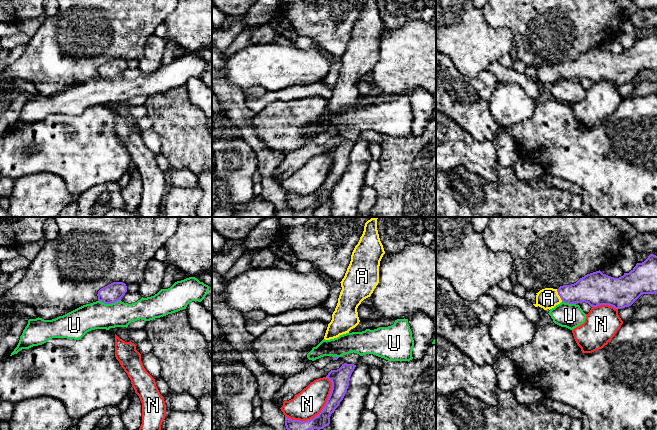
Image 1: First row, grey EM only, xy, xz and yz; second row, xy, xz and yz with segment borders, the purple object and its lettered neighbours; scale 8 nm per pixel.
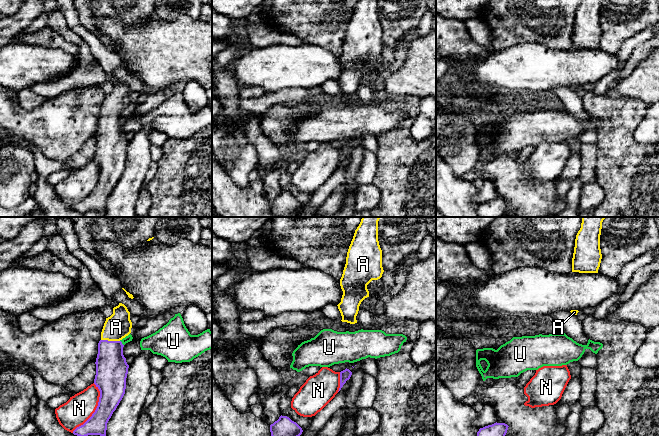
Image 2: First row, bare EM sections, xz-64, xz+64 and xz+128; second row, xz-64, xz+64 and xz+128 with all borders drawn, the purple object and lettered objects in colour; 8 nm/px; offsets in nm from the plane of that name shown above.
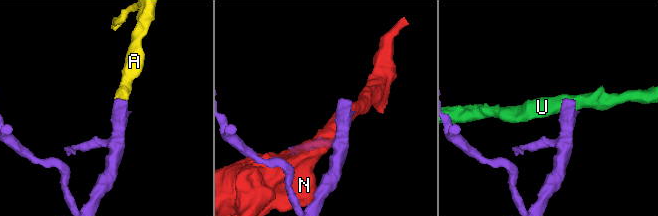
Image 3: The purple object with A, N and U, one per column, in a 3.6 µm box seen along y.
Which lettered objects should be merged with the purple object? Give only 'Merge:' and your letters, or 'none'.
Merge: A

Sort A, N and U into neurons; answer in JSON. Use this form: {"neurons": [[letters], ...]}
{"neurons": [["A"], ["N"], ["U"]]}

